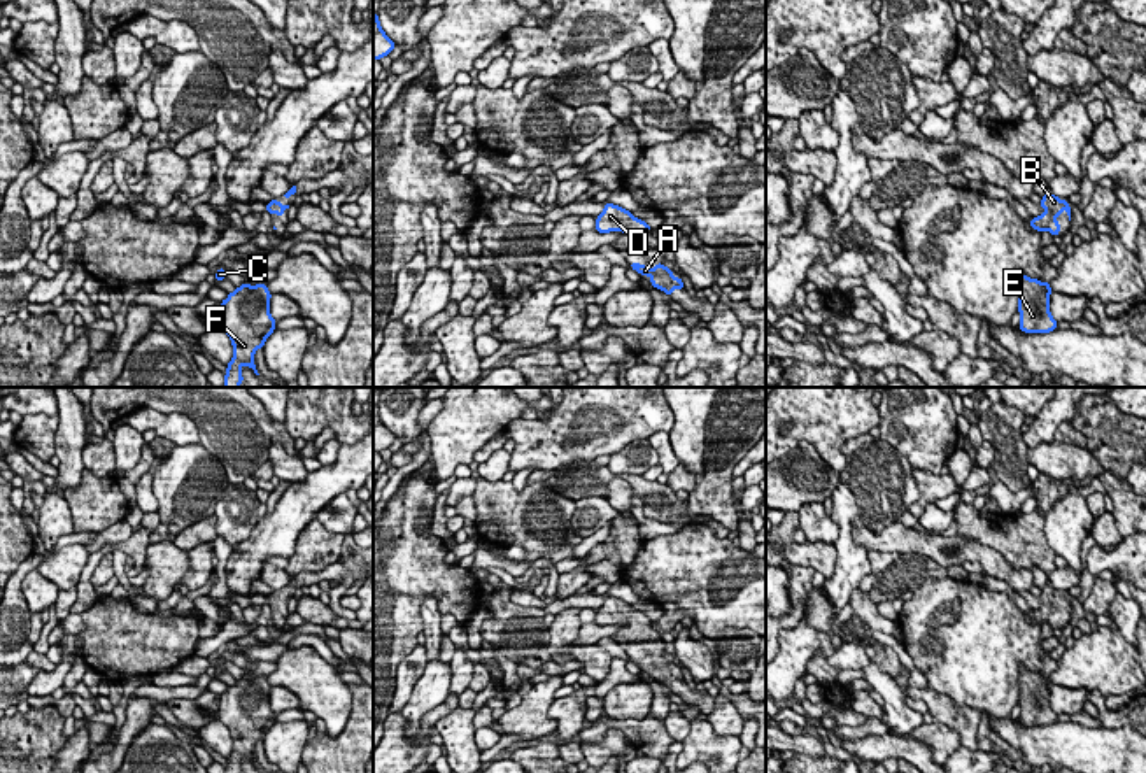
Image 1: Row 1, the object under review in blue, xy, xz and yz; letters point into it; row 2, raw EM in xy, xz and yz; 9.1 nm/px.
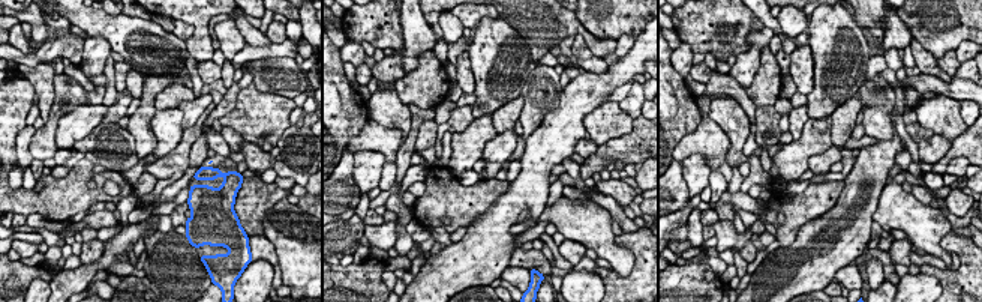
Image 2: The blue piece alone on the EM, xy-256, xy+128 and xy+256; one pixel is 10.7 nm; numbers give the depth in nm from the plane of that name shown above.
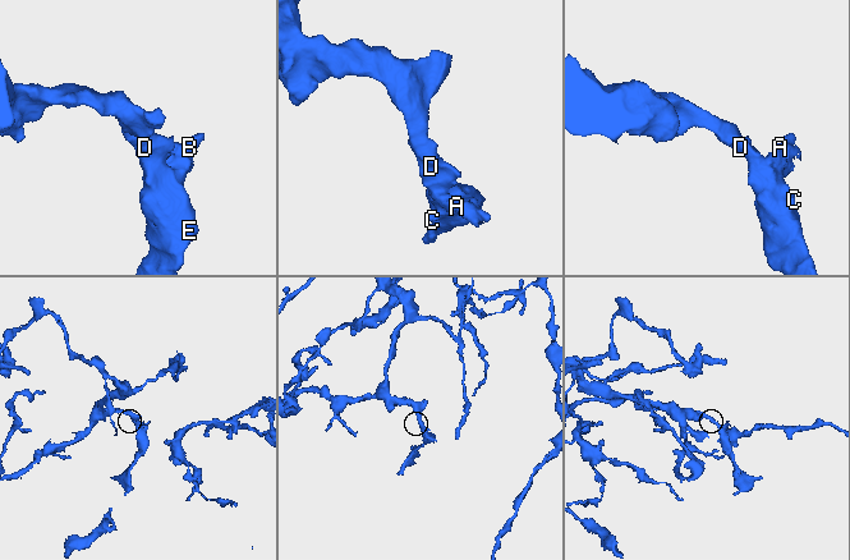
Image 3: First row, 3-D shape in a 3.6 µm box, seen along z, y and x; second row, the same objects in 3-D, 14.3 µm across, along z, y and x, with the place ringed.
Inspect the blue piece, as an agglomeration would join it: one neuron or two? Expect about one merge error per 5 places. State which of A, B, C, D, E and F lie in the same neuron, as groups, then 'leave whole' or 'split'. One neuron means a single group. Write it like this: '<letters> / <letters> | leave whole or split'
A B C D E F | leave whole

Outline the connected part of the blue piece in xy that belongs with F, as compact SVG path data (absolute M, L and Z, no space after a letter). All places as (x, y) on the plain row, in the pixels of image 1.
M266 677L235 680L219 701L219 720L230 729L233 750L226 757L224 773L244 773L240 761L247 757L254 762L254 747L265 740L266 731L275 724L275 712L270 708L270 691Z

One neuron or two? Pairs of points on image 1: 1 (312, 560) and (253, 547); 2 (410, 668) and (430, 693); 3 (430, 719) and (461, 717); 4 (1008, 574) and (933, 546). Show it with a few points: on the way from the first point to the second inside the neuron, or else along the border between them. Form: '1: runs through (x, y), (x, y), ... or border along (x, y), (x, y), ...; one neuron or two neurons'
1: border along (314, 519), (300, 533), (295, 553), (288, 560); two neurons
2: border along (428, 661), (410, 698), (400, 709); two neurons
3: border along (458, 705), (433, 726); two neurons
4: runs through (989, 558), (952, 546); one neuron

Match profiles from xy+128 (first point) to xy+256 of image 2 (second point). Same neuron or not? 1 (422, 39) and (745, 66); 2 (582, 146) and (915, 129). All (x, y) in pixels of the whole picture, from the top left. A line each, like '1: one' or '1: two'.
1: one
2: two

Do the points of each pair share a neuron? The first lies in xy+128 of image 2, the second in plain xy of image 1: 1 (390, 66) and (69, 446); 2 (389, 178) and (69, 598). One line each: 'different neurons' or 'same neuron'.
1: same neuron
2: same neuron

